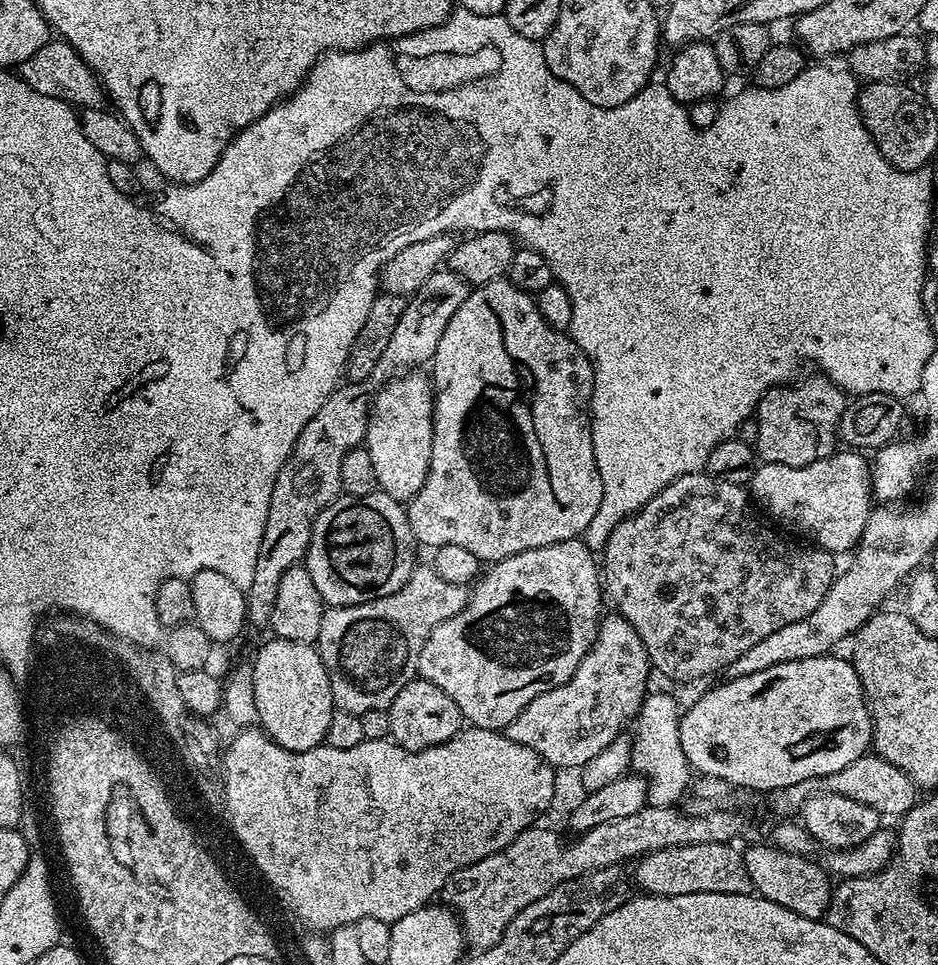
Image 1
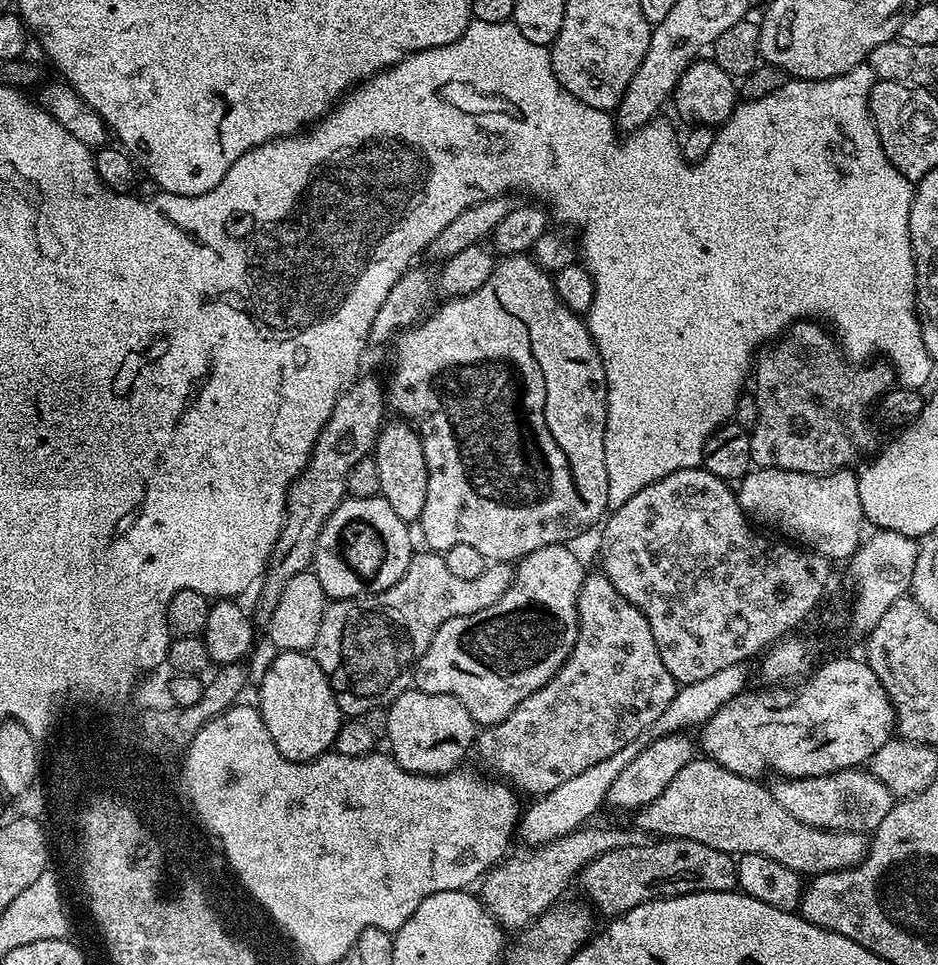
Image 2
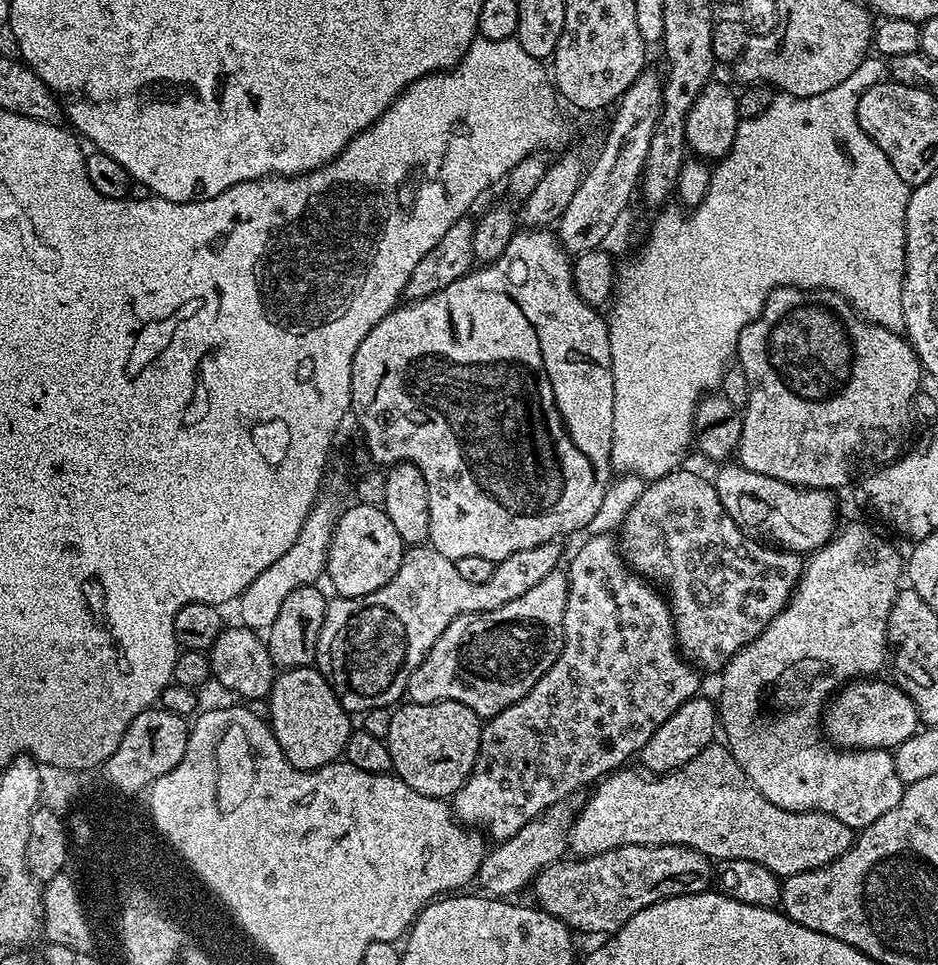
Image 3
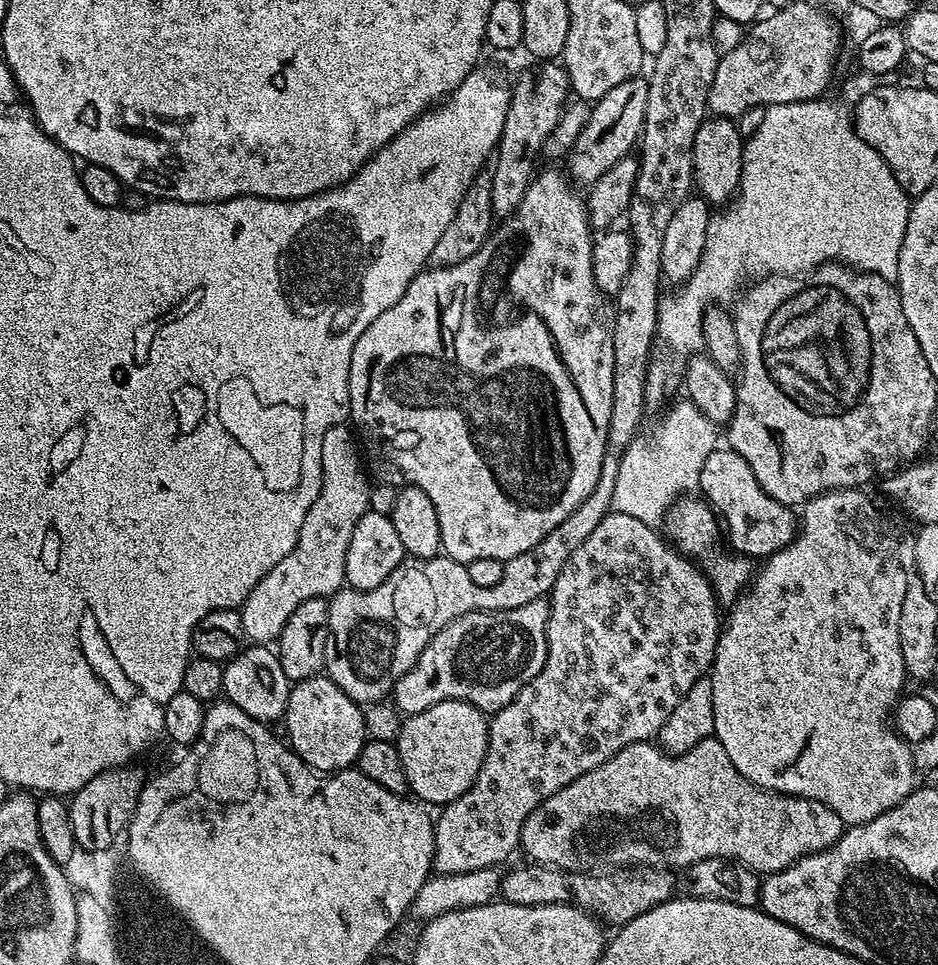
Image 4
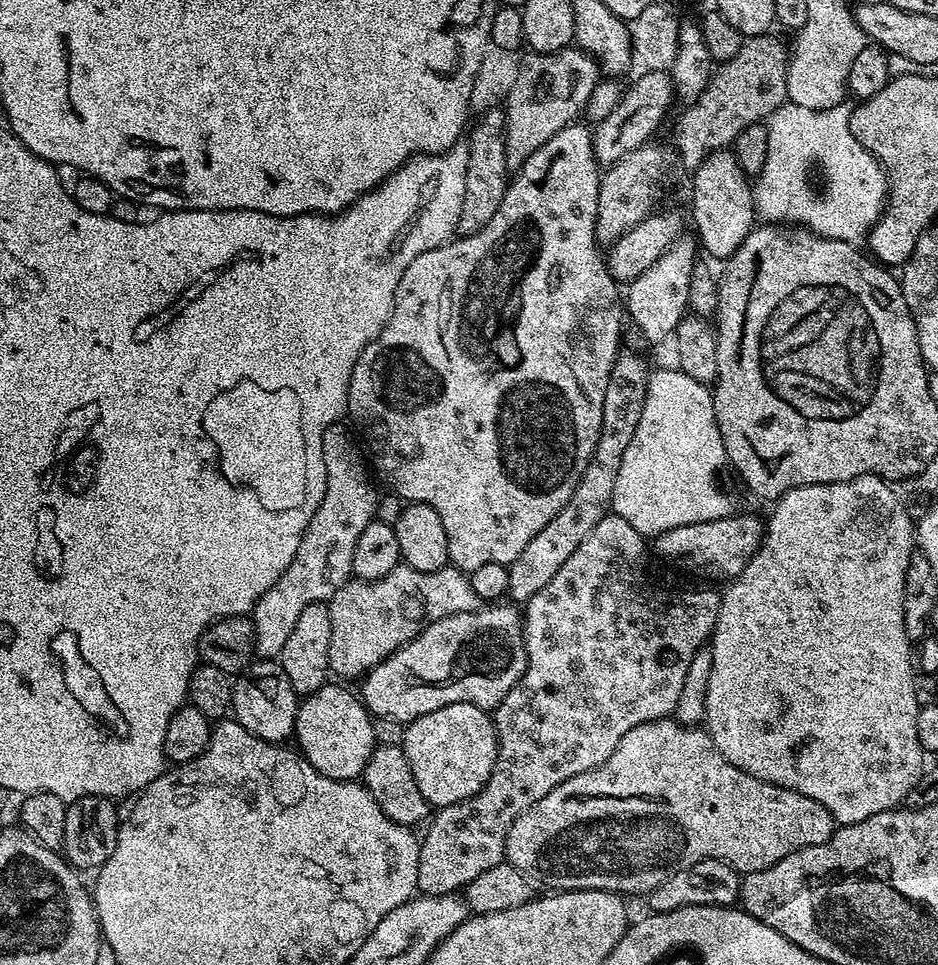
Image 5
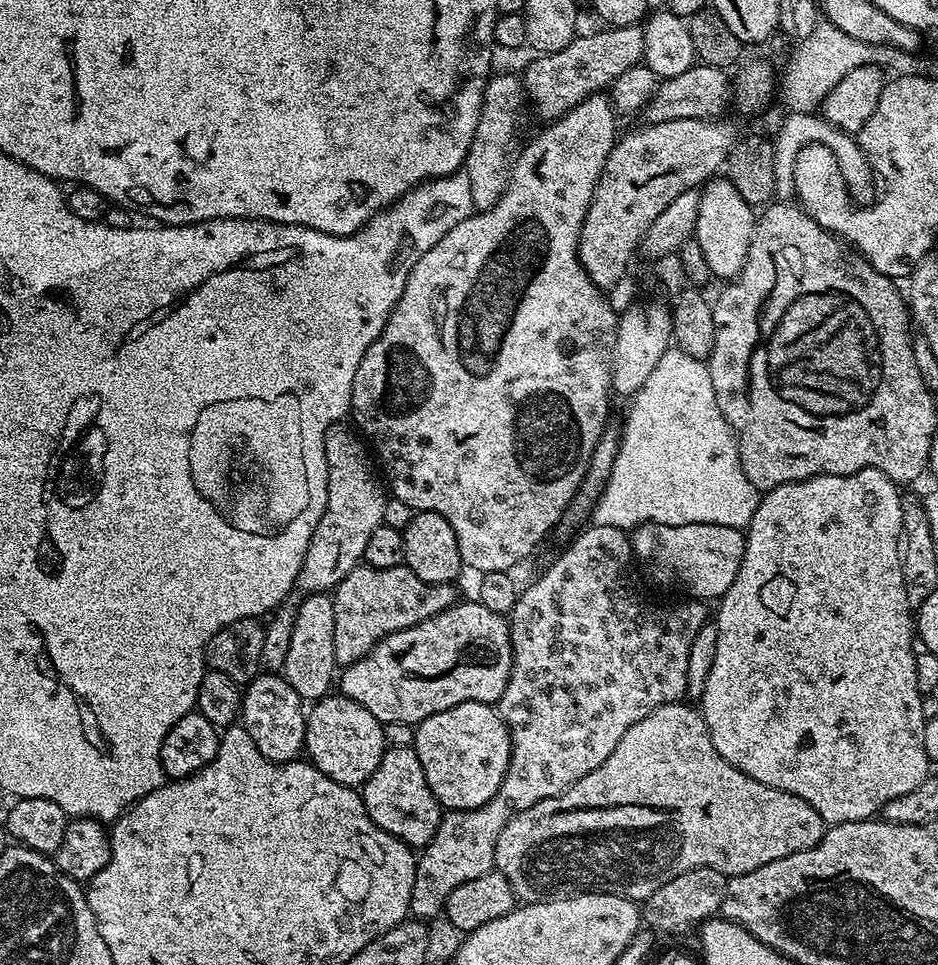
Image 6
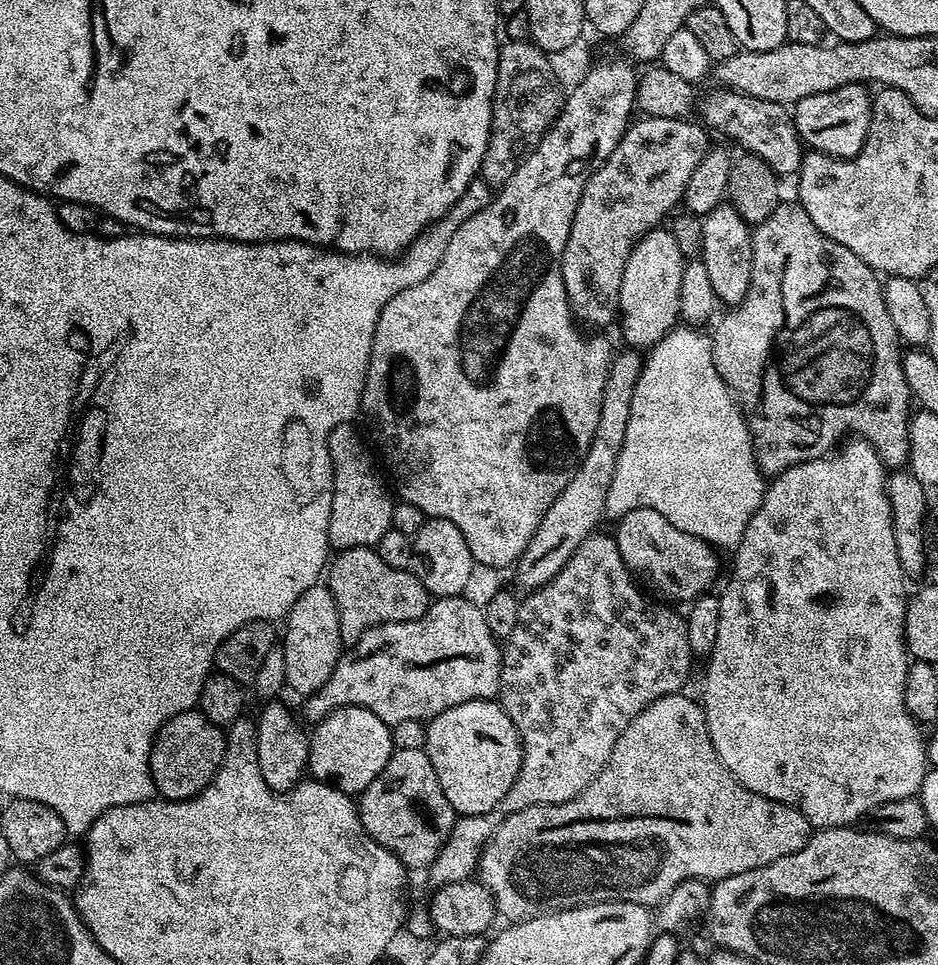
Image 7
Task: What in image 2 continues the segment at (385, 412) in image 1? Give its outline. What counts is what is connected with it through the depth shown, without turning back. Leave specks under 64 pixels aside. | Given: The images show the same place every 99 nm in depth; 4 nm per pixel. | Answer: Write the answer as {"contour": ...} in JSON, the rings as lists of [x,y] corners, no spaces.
{"contour":[[[396,418],[396,421],[385,423],[376,437],[374,459],[378,466],[380,495],[394,509],[398,518],[409,522],[419,521],[422,506],[426,506],[426,486],[428,485],[428,467],[426,454],[422,450],[420,433],[411,423]]]}

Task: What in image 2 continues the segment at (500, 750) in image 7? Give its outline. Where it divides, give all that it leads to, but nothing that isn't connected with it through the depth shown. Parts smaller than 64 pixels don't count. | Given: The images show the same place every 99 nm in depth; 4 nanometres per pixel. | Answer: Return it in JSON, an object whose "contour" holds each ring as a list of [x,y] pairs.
{"contour":[[[415,686],[407,688],[394,702],[389,704],[388,710],[388,735],[386,743],[389,744],[390,755],[393,760],[402,766],[402,770],[413,772],[416,776],[445,776],[448,772],[457,771],[460,764],[467,758],[468,752],[473,751],[476,737],[478,735],[478,725],[470,718],[470,710],[458,702],[450,694],[426,694],[422,689]]]}

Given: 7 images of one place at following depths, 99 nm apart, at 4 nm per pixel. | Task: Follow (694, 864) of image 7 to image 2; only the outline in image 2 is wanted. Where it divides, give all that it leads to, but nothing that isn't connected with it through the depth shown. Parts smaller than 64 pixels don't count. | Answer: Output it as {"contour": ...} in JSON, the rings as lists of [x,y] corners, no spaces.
{"contour":[[[694,758],[674,777],[674,782],[654,798],[644,808],[635,813],[636,820],[641,829],[655,834],[660,838],[674,840],[693,840],[702,842],[706,846],[714,846],[714,850],[731,852],[745,856],[746,854],[766,854],[766,858],[774,858],[774,862],[782,862],[782,866],[790,866],[790,870],[799,872],[801,877],[811,878],[821,876],[827,872],[837,872],[858,866],[868,853],[869,837],[862,832],[835,832],[825,828],[806,826],[806,822],[798,822],[772,796],[771,787],[763,788],[759,779],[748,780],[744,776],[734,774],[718,762],[707,758]]]}

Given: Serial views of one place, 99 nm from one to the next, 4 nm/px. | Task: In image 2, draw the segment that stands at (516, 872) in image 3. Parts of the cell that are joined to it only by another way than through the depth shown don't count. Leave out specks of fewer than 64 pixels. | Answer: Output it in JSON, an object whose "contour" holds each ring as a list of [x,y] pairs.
{"contour":[[[631,739],[625,746],[622,746],[621,750],[618,750],[615,754],[610,754],[609,758],[604,758],[598,762],[597,765],[590,766],[587,770],[582,770],[582,773],[574,775],[567,782],[556,787],[554,790],[548,792],[546,795],[535,799],[532,802],[532,806],[523,811],[519,822],[517,823],[517,835],[528,844],[529,847],[536,847],[538,844],[547,844],[551,840],[556,840],[558,837],[565,836],[570,832],[575,832],[579,827],[583,827],[589,820],[590,816],[594,815],[598,808],[605,805],[607,801],[608,792],[610,786],[617,781],[617,778],[622,774],[623,770],[626,770],[627,764],[634,762],[635,758],[638,758],[642,754],[644,746],[640,745],[639,740]]]}

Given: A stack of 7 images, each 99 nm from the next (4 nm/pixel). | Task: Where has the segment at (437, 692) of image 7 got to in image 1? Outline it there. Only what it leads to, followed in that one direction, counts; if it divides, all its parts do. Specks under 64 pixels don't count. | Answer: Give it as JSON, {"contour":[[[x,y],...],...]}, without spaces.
{"contour":[[[583,539],[567,540],[566,542],[554,542],[550,546],[542,546],[534,550],[522,550],[522,554],[514,554],[505,560],[497,560],[491,565],[492,568],[483,573],[475,581],[471,589],[468,605],[454,618],[446,618],[434,630],[430,630],[430,638],[426,638],[426,646],[422,646],[422,654],[418,658],[416,671],[419,679],[426,682],[434,682],[438,690],[446,690],[450,698],[454,698],[454,706],[458,706],[461,717],[473,728],[491,728],[504,730],[538,694],[546,694],[558,686],[562,686],[574,674],[574,670],[582,662],[584,655],[592,649],[592,643],[596,641],[596,631],[600,629],[602,611],[600,612],[600,596],[602,600],[602,572],[598,567],[598,560],[594,557],[593,549],[584,543]]]}

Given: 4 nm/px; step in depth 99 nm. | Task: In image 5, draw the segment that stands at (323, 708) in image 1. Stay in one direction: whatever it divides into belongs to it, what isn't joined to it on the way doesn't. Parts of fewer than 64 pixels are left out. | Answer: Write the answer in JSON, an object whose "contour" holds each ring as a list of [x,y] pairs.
{"contour":[[[325,682],[321,688],[299,701],[296,709],[296,730],[298,751],[304,759],[323,776],[335,780],[356,780],[363,777],[366,762],[376,748],[373,717],[355,691],[343,683]]]}

